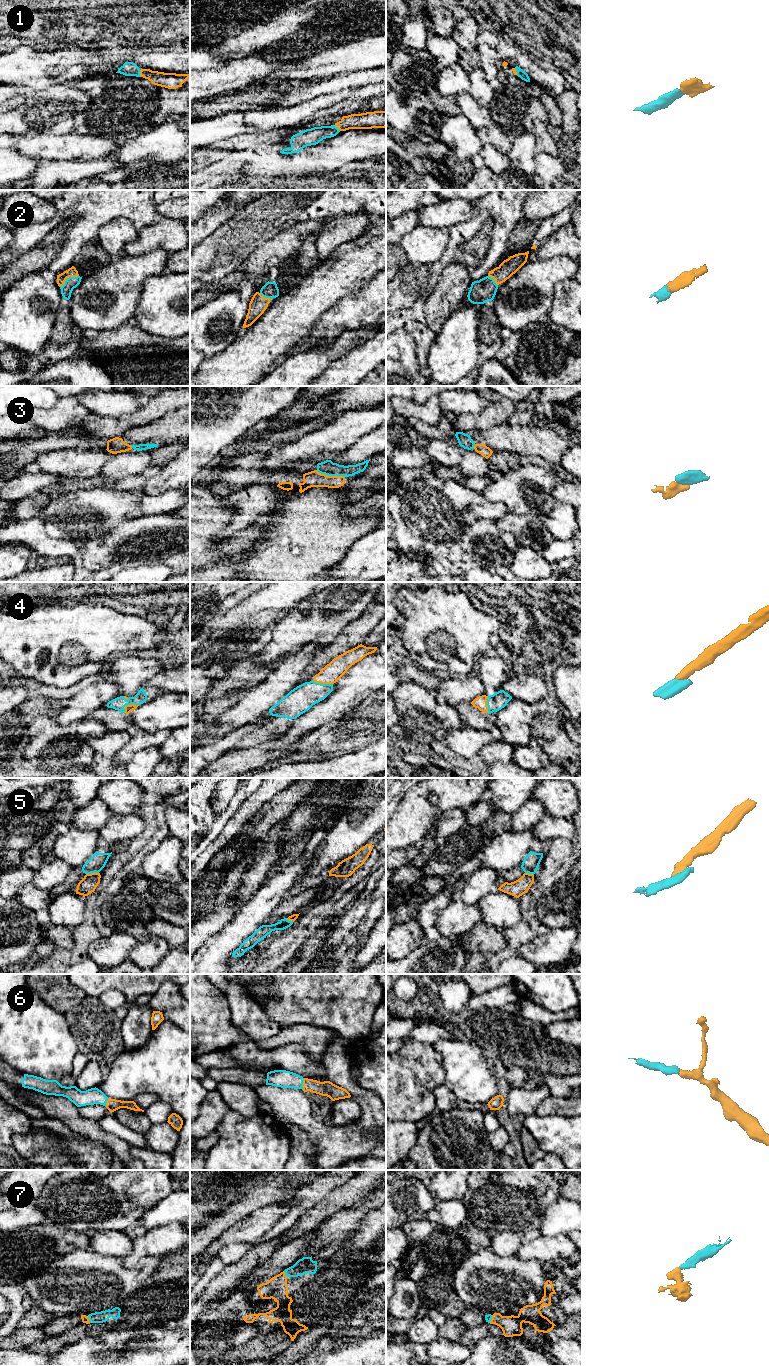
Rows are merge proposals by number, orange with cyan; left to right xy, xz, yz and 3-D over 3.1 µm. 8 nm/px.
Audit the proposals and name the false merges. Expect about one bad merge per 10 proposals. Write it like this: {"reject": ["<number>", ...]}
{"reject": ["5"]}

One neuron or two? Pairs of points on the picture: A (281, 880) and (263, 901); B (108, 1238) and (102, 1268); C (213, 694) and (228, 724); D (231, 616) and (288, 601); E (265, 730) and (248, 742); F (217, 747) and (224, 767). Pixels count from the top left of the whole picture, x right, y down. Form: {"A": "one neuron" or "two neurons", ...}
{"A": "one neuron", "B": "two neurons", "C": "two neurons", "D": "one neuron", "E": "one neuron", "F": "two neurons"}

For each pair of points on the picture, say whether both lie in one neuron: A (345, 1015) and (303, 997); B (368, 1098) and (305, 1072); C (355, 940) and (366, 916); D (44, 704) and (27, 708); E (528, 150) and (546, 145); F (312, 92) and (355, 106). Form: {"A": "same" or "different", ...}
{"A": "same", "B": "different", "C": "different", "D": "same", "E": "different", "F": "different"}

